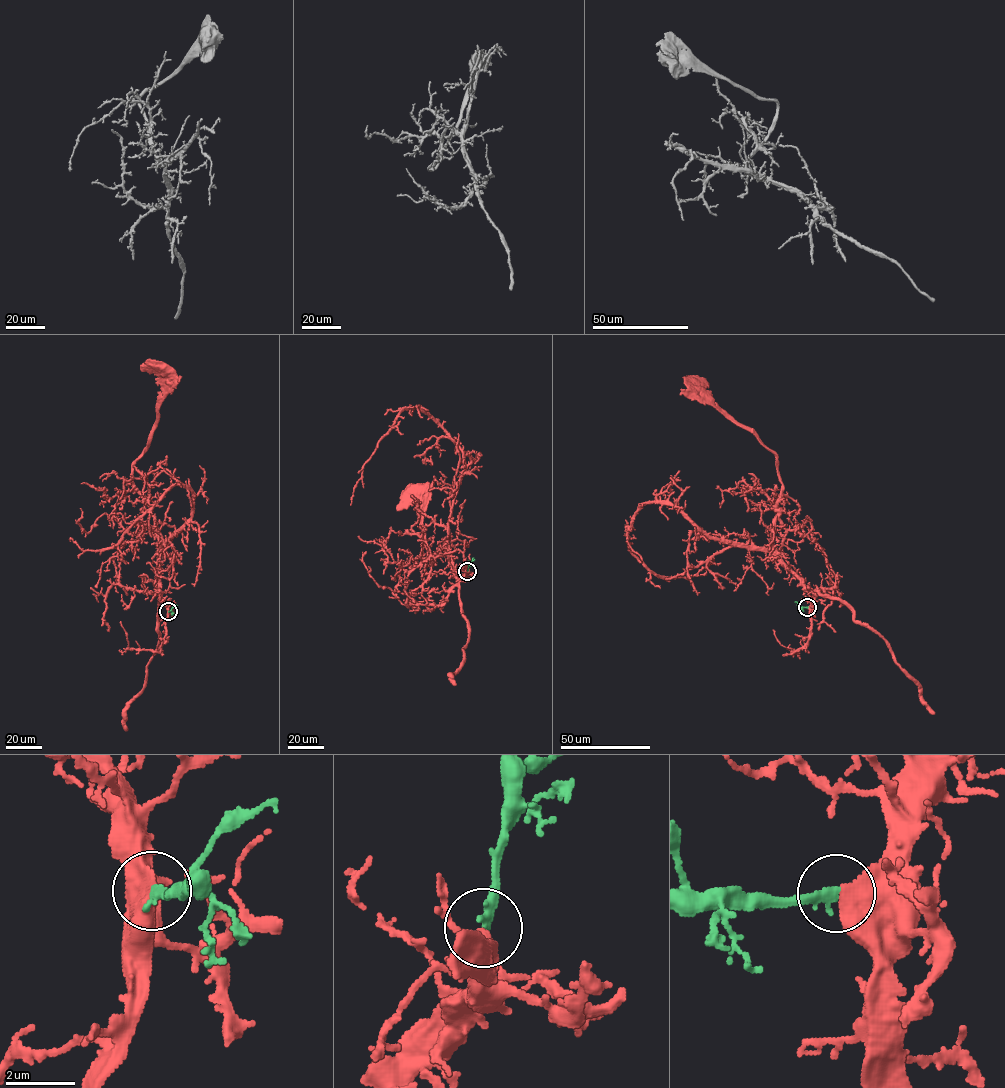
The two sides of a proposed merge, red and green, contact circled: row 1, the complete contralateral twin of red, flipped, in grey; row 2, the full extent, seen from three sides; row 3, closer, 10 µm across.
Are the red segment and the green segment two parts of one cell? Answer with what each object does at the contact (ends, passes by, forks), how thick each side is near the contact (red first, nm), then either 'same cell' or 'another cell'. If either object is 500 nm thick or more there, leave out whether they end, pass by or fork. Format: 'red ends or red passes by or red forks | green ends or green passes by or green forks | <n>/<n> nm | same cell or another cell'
600/280 nm | same cell

